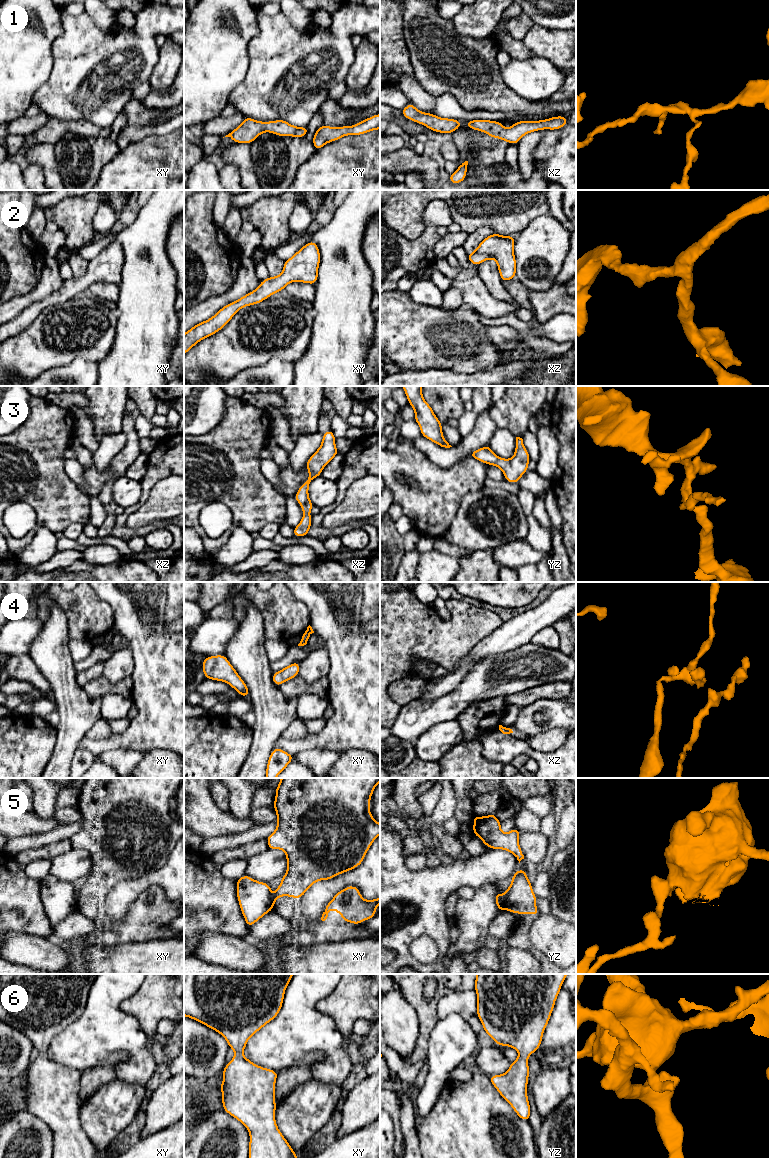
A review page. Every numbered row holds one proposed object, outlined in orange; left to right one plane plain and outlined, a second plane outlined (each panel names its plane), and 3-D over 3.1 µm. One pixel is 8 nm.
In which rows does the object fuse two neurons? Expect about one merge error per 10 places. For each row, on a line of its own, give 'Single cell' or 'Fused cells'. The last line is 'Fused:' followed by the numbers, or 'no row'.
1: Single cell
2: Single cell
3: Single cell
4: Single cell
5: Fused cells
6: Single cell
Fused: 5

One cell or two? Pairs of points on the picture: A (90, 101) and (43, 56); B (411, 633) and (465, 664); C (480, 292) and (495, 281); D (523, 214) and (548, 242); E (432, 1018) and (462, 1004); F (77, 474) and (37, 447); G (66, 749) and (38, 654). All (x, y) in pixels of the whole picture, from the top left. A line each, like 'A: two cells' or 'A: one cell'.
A: two cells
B: two cells
C: two cells
D: two cells
E: two cells
F: two cells
G: one cell

